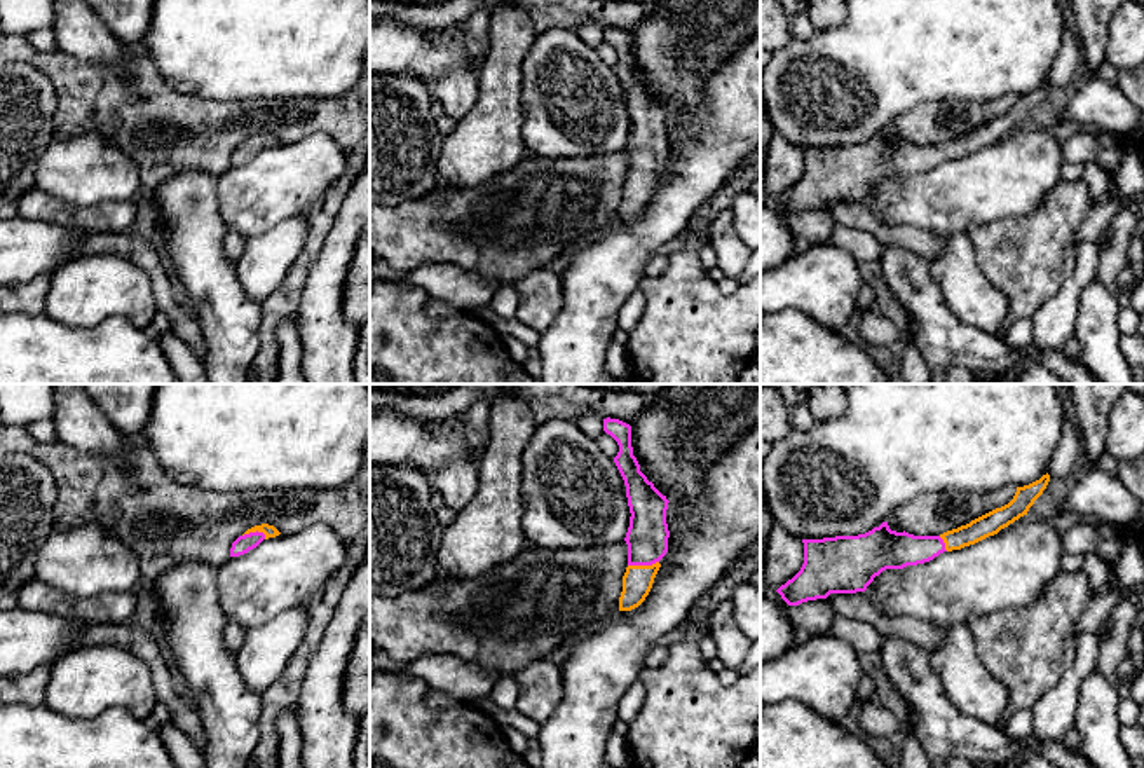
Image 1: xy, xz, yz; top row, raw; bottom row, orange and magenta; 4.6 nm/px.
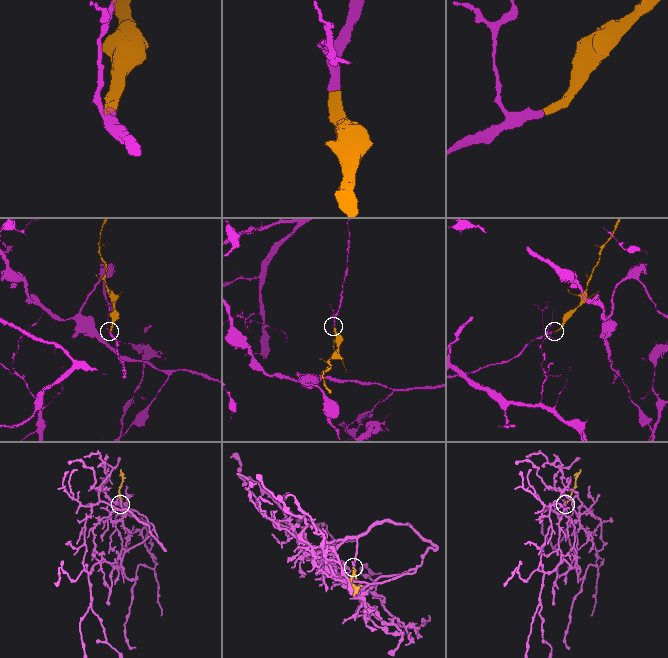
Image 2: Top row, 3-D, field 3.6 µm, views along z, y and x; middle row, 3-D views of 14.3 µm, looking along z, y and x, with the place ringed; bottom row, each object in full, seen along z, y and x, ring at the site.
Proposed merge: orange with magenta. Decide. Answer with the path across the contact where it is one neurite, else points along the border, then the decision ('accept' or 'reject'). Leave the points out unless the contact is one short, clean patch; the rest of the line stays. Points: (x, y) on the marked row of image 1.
way xz (637, 582), (642, 566), (647, 534); accept

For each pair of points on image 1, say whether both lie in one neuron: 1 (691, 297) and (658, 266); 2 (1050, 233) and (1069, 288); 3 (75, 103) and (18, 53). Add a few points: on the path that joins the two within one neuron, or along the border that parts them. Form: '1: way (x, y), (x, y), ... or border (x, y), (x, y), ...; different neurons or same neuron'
1: border (668, 257), (668, 267), (646, 280); different neurons
2: border (1078, 245), (1075, 271), (1062, 288), (1040, 309); different neurons
3: way (63, 88), (60, 79), (34, 56); same neuron

